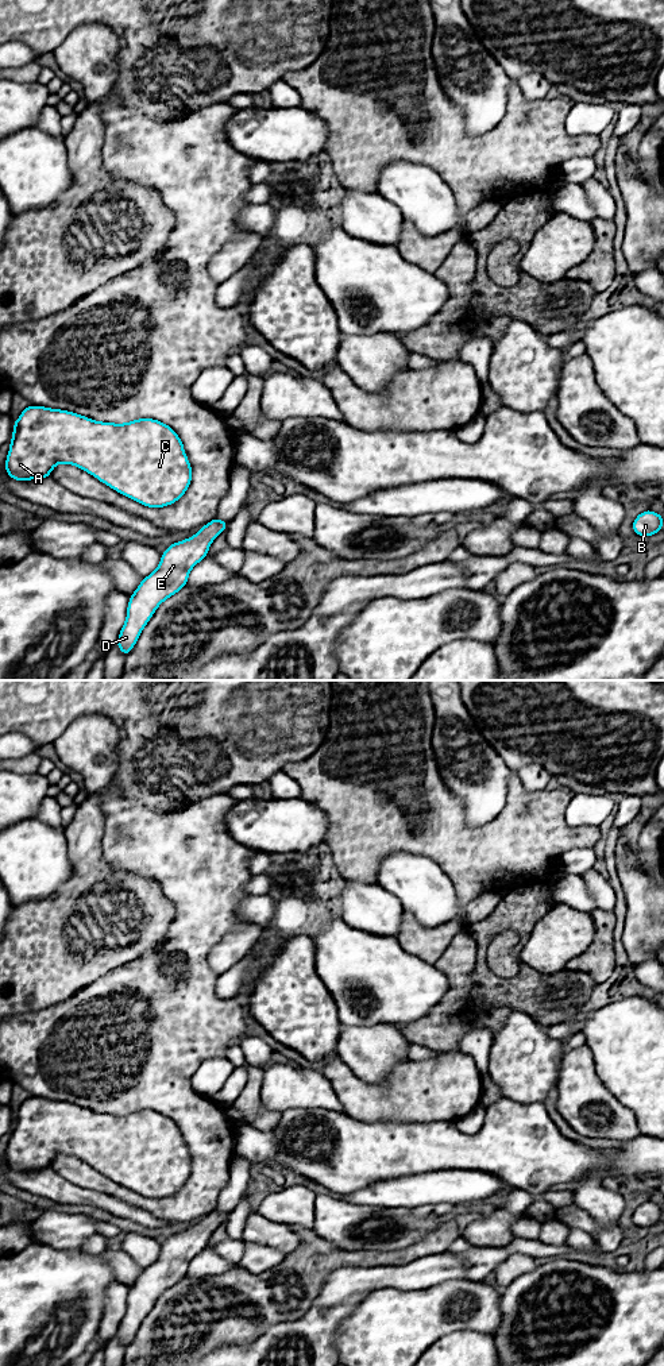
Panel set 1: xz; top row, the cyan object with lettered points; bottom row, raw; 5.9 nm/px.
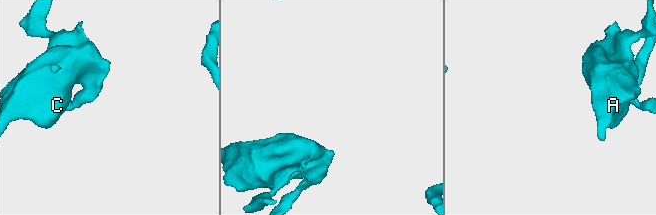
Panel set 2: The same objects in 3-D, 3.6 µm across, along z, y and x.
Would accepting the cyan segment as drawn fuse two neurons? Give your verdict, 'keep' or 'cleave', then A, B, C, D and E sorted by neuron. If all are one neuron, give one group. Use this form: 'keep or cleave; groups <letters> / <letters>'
keep; groups A B C D E

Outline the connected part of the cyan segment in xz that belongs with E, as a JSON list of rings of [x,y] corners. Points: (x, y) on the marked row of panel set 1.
[[[216,517],[197,535],[169,545],[162,553],[158,568],[130,595],[127,620],[116,643],[124,656],[131,652],[157,607],[186,586],[190,570],[208,556],[209,545],[227,526],[228,522]]]

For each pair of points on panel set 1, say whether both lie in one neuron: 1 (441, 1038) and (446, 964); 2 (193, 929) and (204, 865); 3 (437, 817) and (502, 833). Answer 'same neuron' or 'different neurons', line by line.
1: same neuron
2: same neuron
3: same neuron

